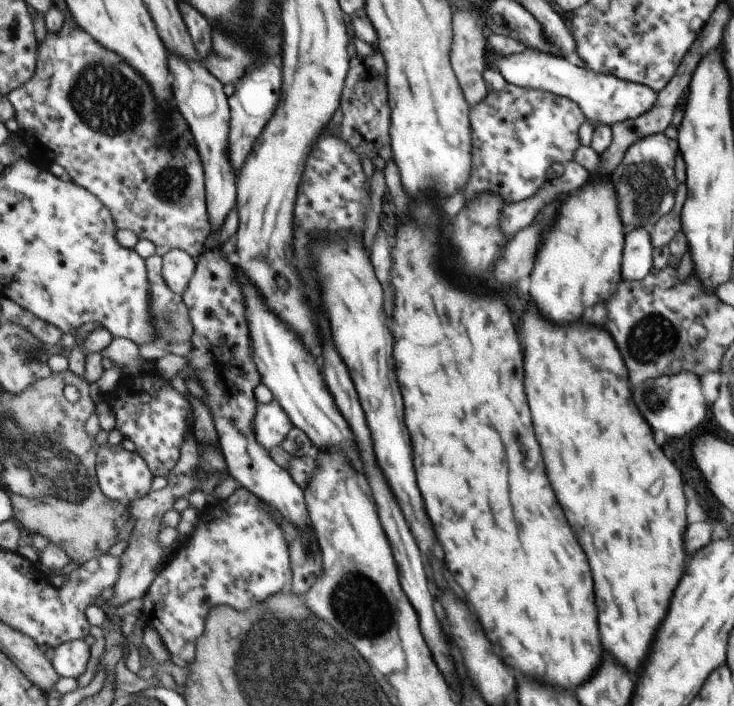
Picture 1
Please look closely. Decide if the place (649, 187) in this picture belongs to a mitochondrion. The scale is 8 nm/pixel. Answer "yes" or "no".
yes

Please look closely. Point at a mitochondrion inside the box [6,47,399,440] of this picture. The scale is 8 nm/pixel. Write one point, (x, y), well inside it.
(106, 100)

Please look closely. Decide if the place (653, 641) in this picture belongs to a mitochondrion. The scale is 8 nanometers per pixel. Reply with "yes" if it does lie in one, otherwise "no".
no

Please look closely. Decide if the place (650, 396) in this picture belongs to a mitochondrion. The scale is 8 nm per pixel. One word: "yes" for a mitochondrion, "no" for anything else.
yes

